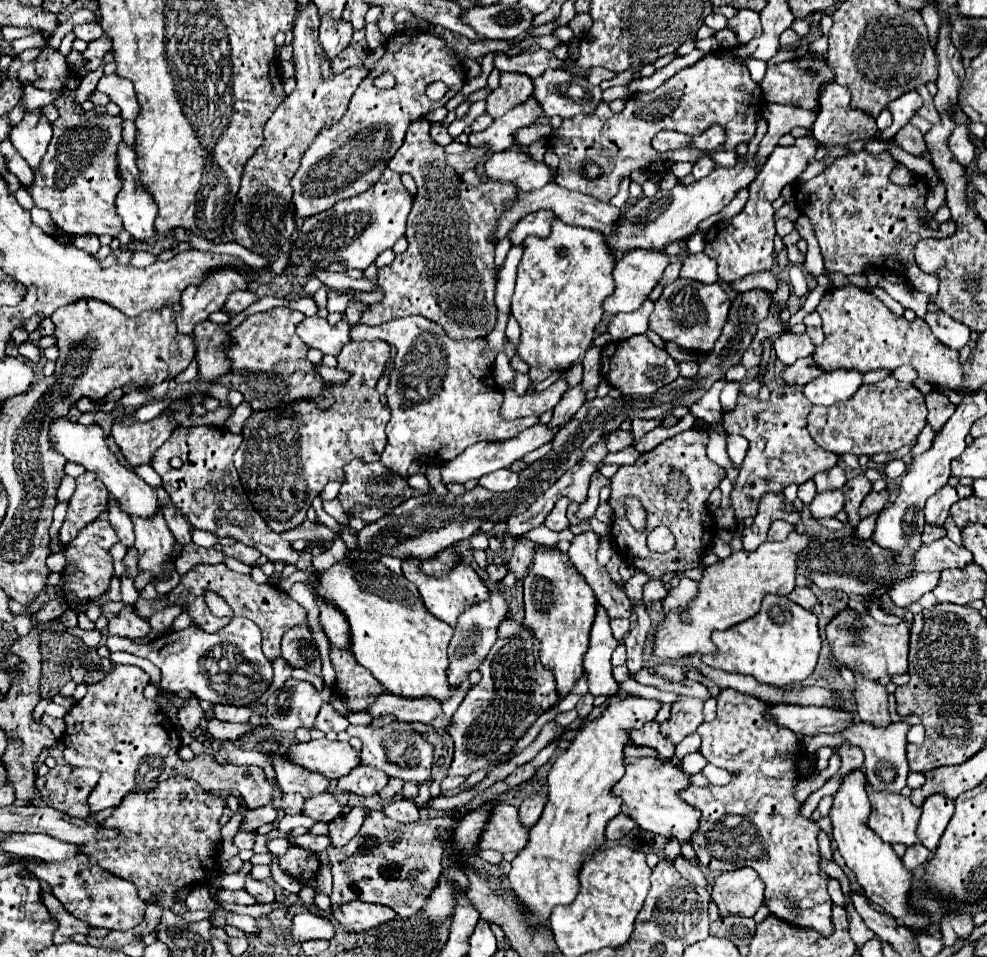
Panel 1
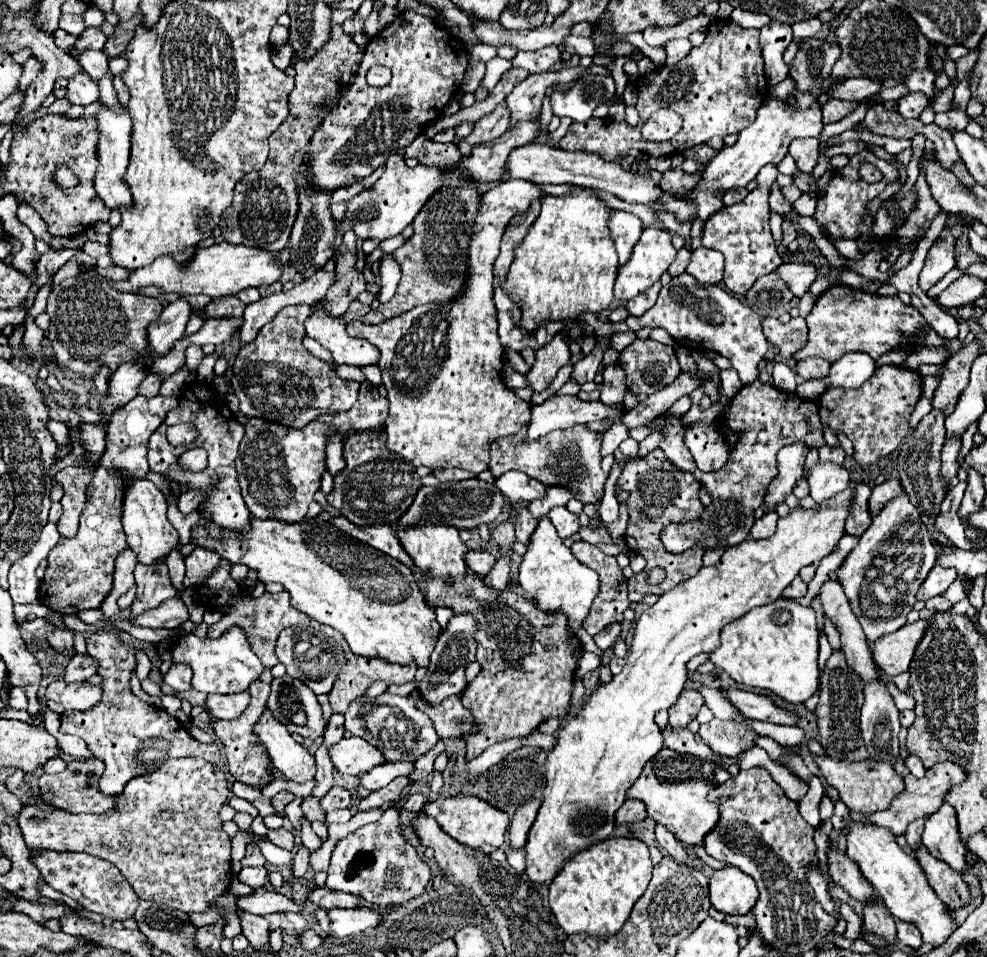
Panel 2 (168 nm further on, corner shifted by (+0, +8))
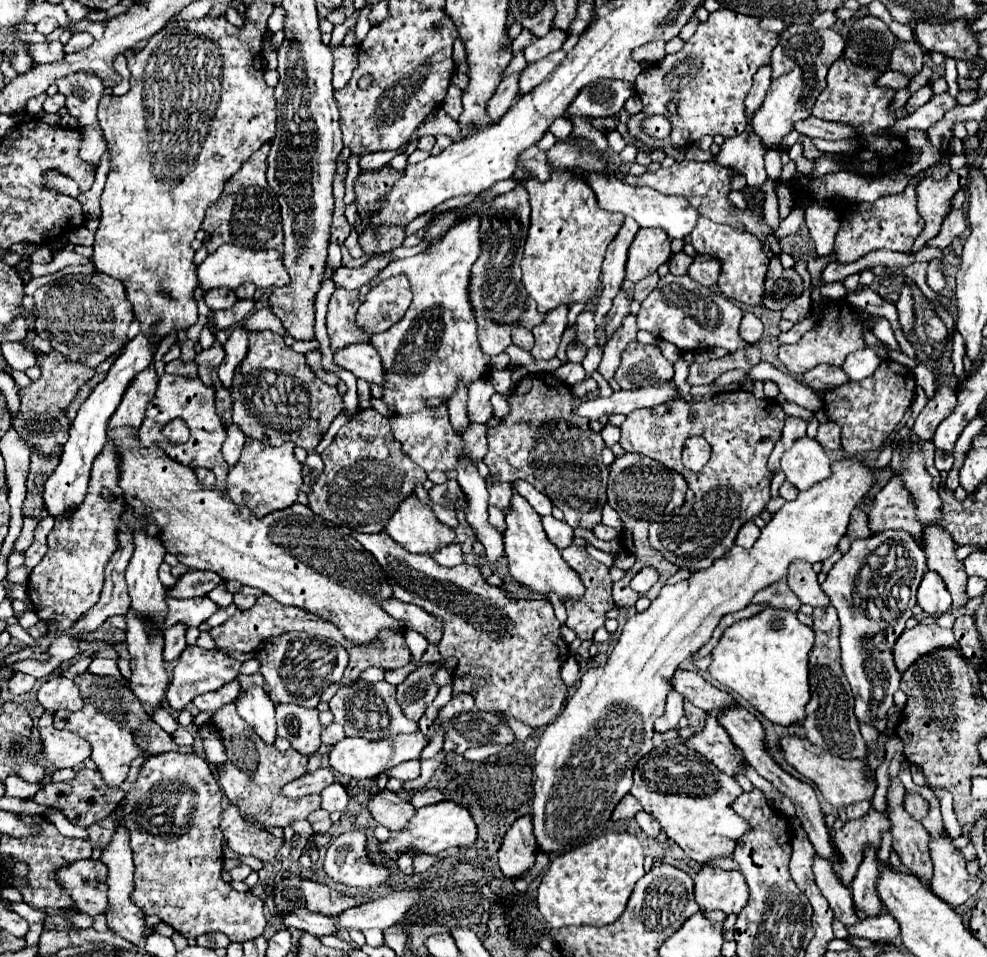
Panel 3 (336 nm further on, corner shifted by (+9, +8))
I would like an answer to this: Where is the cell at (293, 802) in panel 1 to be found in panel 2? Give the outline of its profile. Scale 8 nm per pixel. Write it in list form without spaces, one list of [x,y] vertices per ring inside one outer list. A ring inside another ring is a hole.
[[[307,796],[307,798],[303,800],[301,808],[303,808],[305,818],[307,818],[309,822],[315,822],[315,820],[317,820],[317,822],[323,822],[323,824],[325,824],[325,812],[323,812],[323,808],[321,808],[321,804],[319,804],[317,798]]]

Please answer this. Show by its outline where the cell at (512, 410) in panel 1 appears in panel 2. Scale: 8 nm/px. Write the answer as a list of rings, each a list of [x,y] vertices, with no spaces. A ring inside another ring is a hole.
[[[557,332],[557,336],[553,336],[553,340],[545,344],[545,348],[539,348],[535,352],[535,364],[531,372],[526,374],[526,380],[535,392],[541,392],[553,382],[557,370],[569,360],[571,360],[571,352],[565,334]]]

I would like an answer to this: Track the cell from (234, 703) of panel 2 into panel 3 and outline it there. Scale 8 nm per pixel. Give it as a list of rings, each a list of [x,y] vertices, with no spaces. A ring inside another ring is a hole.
[[[234,680],[232,684],[226,684],[224,688],[216,690],[216,692],[196,696],[192,702],[202,712],[214,712],[214,710],[220,710],[222,706],[234,702],[238,696],[240,696],[240,684],[238,684],[238,680]]]

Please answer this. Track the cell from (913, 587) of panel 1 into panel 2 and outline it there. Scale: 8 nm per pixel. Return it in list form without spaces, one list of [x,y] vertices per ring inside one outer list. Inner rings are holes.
[[[935,566],[927,580],[921,584],[919,592],[917,592],[917,600],[929,600],[933,596],[941,596],[957,578],[957,572],[953,568],[941,568],[941,566]]]

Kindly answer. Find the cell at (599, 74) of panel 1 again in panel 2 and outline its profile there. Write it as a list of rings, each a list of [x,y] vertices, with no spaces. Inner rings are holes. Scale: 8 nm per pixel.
[[[549,46],[541,48],[535,52],[517,52],[517,56],[511,60],[513,66],[521,66],[529,72],[549,72],[555,68],[555,64],[561,64],[561,50],[559,46]]]

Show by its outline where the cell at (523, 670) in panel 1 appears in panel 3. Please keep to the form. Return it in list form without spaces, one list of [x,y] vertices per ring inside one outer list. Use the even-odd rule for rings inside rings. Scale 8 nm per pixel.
[[[352,532],[352,536],[368,552],[372,552],[372,556],[376,556],[376,560],[388,576],[388,582],[394,588],[394,596],[400,602],[416,604],[424,608],[428,614],[442,618],[444,626],[438,650],[442,656],[458,660],[458,666],[452,674],[452,696],[470,694],[480,710],[490,714],[514,716],[516,720],[532,728],[542,728],[558,718],[568,696],[568,688],[560,678],[560,668],[564,664],[564,658],[568,658],[568,644],[564,644],[560,636],[560,622],[554,616],[550,600],[510,598],[504,588],[490,586],[476,564],[444,568],[430,556],[412,556],[410,552],[404,552],[404,548],[400,548],[400,544],[396,544],[386,532]]]

